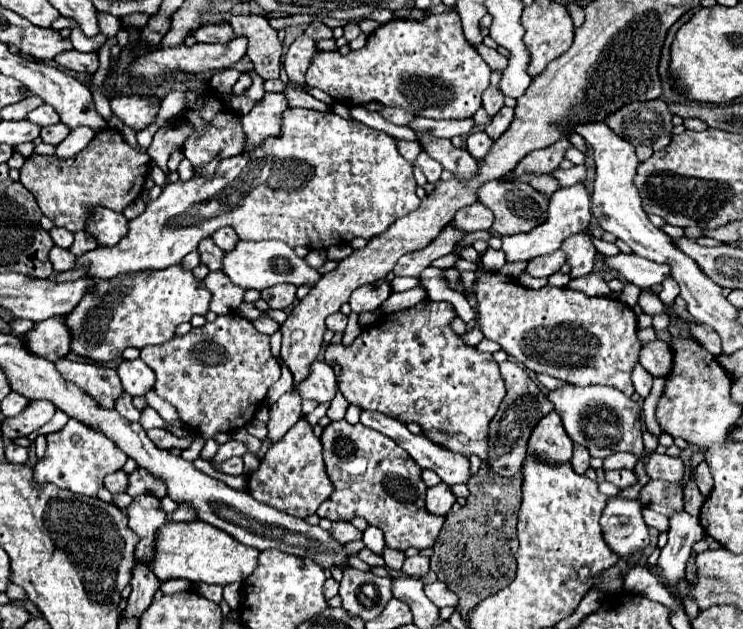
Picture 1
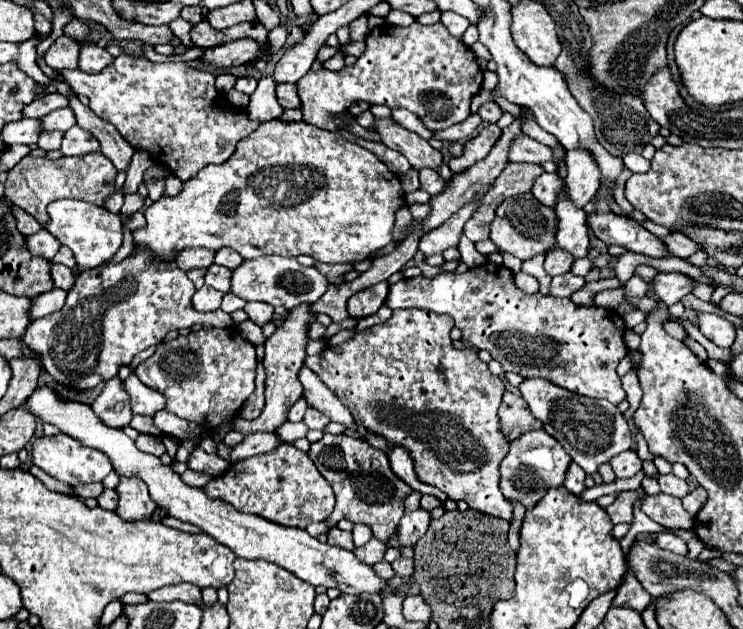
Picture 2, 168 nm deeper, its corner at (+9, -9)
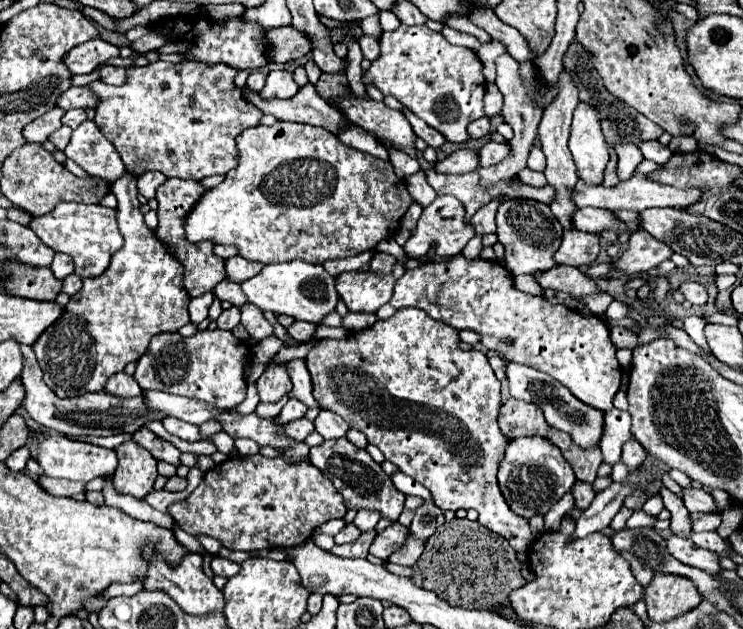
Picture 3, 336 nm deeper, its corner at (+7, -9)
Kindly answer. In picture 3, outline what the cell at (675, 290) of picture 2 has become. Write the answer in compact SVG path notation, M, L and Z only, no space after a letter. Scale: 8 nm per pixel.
M688 280L688 282L680 284L678 290L680 290L680 292L684 294L684 298L686 298L688 302L692 302L694 306L702 306L702 304L708 302L708 292L706 292L706 288L704 288L700 282Z

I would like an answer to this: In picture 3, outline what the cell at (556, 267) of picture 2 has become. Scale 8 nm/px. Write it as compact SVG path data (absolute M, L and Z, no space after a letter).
M570 230L564 232L564 240L554 254L558 266L584 266L592 264L600 250L600 238L594 234Z

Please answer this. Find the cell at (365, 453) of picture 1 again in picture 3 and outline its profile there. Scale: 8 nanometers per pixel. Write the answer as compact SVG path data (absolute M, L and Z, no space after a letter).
M346 438L326 440L320 446L310 448L310 462L338 488L338 492L344 496L344 504L348 510L376 510L382 514L382 518L388 518L392 522L398 520L406 496L396 490L392 484L392 478L382 470L378 462L372 460L372 456L364 450L348 442Z

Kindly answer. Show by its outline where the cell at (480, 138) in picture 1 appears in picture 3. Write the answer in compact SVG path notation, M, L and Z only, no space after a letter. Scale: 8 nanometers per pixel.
M404 108L404 116L406 116L406 118L408 118L408 122L414 126L416 136L418 136L418 138L422 138L428 146L432 146L432 148L440 148L440 146L446 142L446 138L442 138L442 134L440 134L438 130L434 130L434 128L430 128L430 126L426 126L426 122L422 122L418 116L410 114L406 108Z

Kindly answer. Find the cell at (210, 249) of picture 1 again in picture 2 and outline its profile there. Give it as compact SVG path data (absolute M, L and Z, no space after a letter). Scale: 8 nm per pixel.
M216 264L212 268L208 268L208 272L206 272L206 284L216 290L222 290L222 294L230 292L230 278L232 278L232 272L228 268L222 268Z

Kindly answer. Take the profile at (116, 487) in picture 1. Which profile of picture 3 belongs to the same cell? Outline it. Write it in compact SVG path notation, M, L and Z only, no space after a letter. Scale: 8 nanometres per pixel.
M40 476L38 484L42 488L46 488L54 496L76 496L76 494L84 494L86 492L86 488L84 488L86 484L84 482L70 482L70 480L62 480L62 478Z

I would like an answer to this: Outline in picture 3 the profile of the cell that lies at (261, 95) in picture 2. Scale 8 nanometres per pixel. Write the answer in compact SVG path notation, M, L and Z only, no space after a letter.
M270 72L266 78L264 88L258 92L260 98L270 100L270 98L290 98L292 94L298 92L298 84L292 78L292 72Z

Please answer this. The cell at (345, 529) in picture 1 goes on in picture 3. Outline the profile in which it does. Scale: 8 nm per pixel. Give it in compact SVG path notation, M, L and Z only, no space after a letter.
M346 524L346 526L334 536L334 542L336 542L336 544L352 544L358 536L360 536L358 528L356 528L354 524Z

